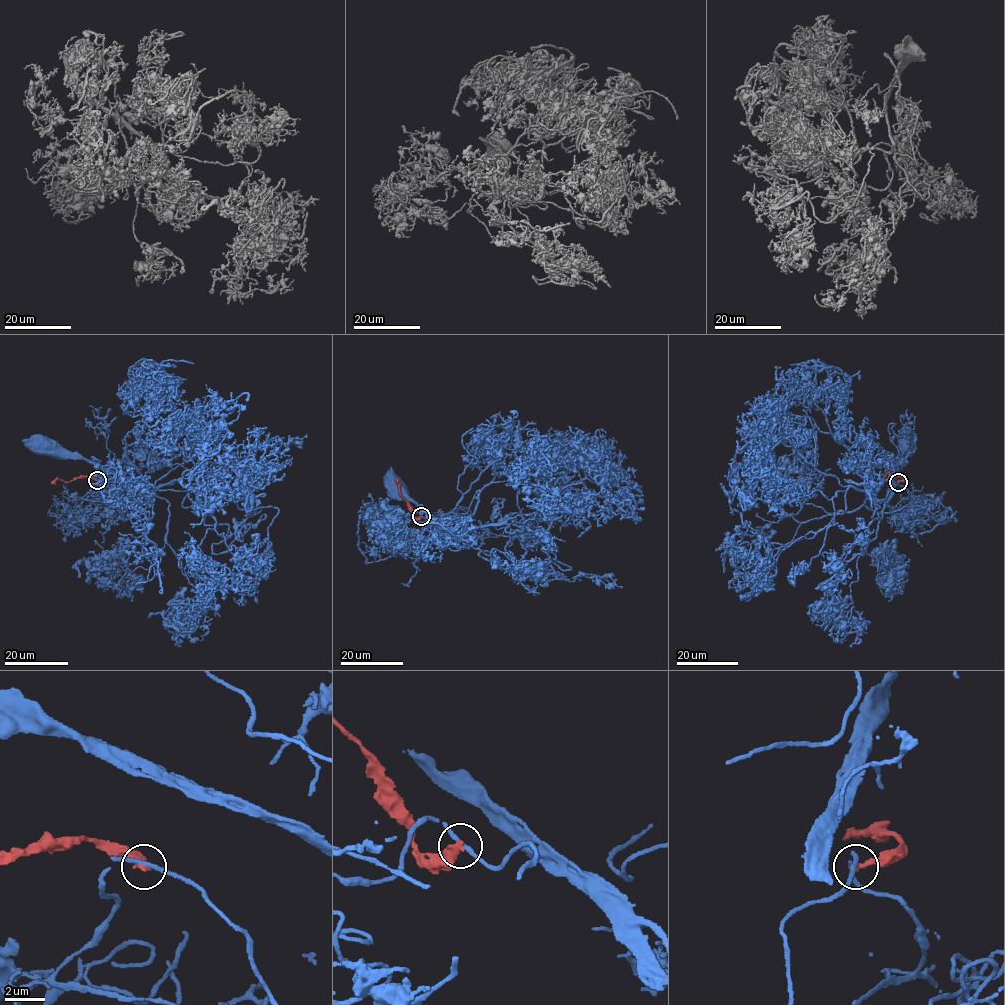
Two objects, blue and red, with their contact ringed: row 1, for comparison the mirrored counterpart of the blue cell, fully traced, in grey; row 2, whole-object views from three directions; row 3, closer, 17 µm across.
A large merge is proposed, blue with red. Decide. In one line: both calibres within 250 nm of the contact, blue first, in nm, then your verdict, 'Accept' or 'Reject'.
Thickness 200 nm (blue) against 320 nm. Reject

